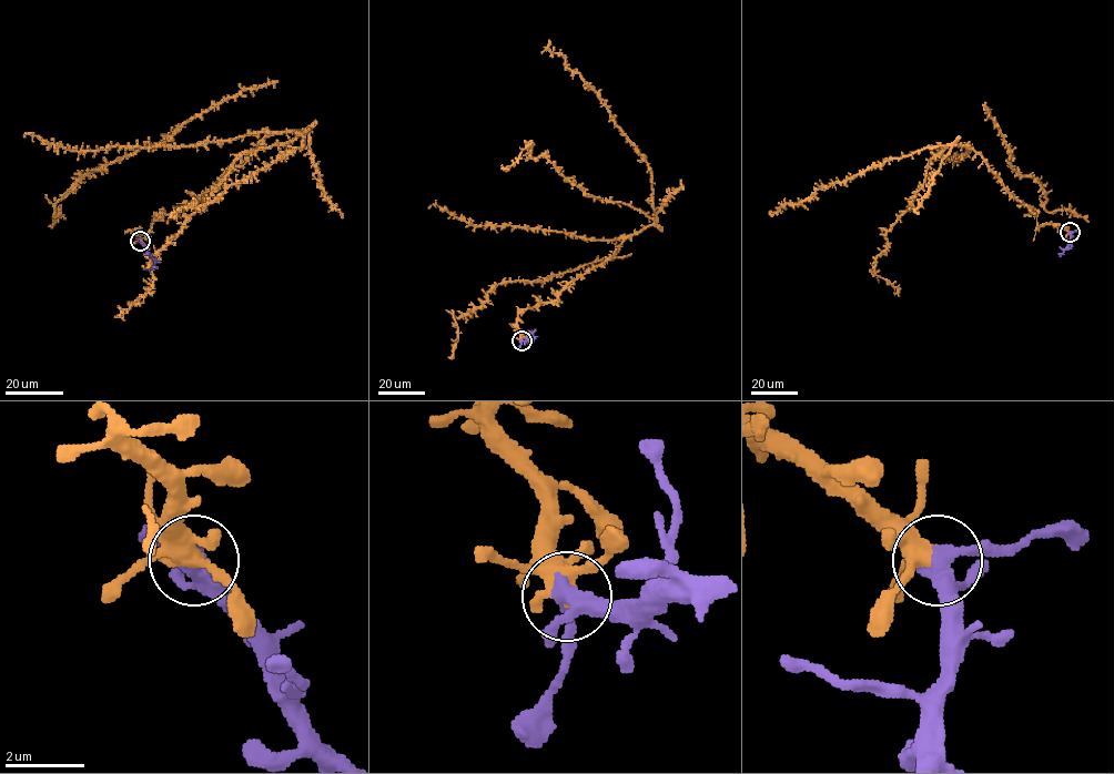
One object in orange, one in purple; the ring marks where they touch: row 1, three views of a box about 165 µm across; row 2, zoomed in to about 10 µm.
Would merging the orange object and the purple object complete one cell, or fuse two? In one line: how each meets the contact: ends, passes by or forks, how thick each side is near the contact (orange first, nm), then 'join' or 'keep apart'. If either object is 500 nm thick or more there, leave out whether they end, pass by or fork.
orange forks; purple forks; calibres 340 and 340 nm; join

